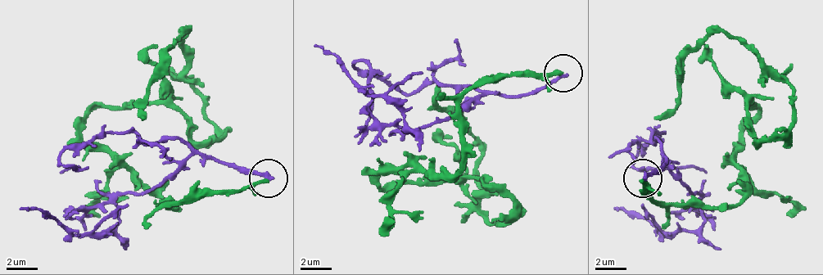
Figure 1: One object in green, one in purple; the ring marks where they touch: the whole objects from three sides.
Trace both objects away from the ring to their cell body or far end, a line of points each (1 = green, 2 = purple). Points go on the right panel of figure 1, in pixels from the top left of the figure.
1: (641, 181), (672, 204), (734, 208), (749, 105), (768, 143), (791, 123), (791, 89), (711, 32), (653, 119)
2: (645, 178), (664, 162), (664, 155), (699, 196), (703, 223), (695, 231), (661, 235), (615, 208)

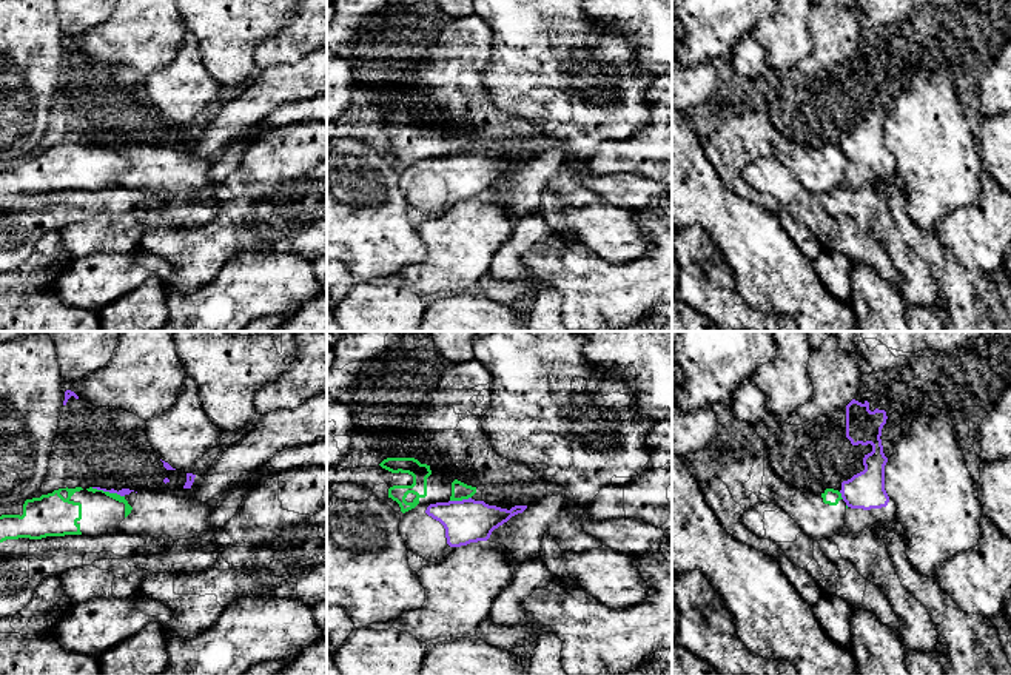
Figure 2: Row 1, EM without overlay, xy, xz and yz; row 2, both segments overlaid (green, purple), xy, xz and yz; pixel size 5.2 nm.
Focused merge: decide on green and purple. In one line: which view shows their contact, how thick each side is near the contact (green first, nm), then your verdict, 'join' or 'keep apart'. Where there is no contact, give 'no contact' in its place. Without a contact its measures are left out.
contact in xy; calibres 40 and 40 nm; keep apart

